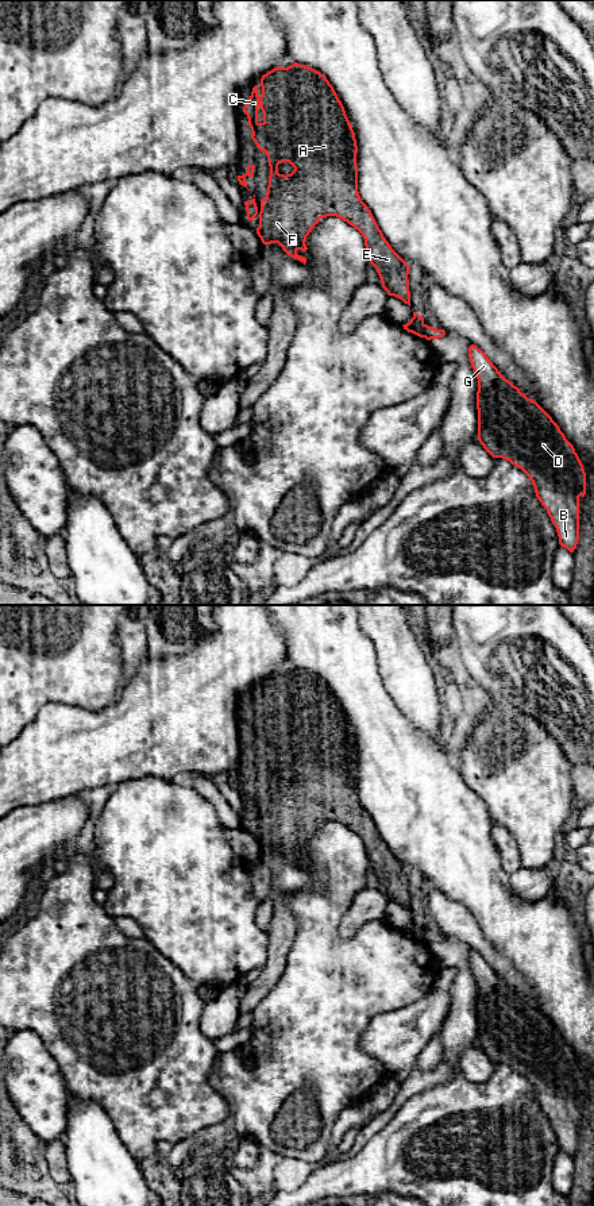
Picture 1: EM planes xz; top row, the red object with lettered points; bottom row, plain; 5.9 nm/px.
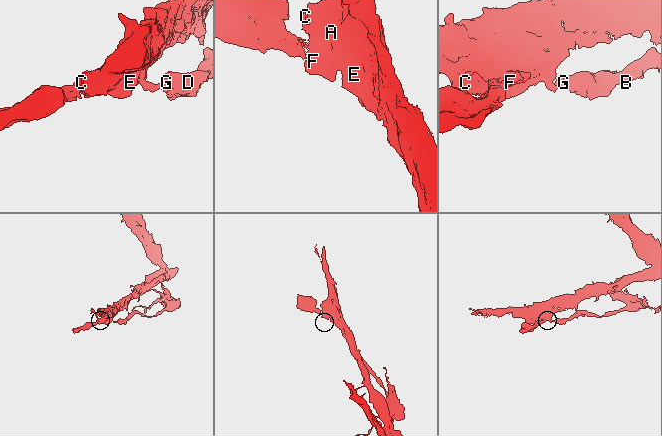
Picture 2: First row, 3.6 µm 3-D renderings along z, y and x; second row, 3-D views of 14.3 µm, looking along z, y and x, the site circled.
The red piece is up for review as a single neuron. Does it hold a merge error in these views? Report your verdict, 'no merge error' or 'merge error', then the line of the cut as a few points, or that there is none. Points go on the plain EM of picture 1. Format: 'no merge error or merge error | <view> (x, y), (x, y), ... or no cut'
merge error | xz (423, 929), (427, 943)

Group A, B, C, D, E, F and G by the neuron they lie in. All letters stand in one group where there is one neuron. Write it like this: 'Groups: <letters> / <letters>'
Groups: A C E F / B D G

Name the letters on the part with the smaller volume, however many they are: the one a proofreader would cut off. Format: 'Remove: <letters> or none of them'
Remove: B, D, G

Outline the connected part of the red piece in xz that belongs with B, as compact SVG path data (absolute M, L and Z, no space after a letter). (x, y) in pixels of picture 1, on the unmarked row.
M471 949L468 963L478 983L479 1048L493 1063L509 1066L529 1082L556 1133L559 1149L574 1157L579 1145L579 1102L586 1099L586 1078L574 1051L552 1022L506 985L481 953Z

